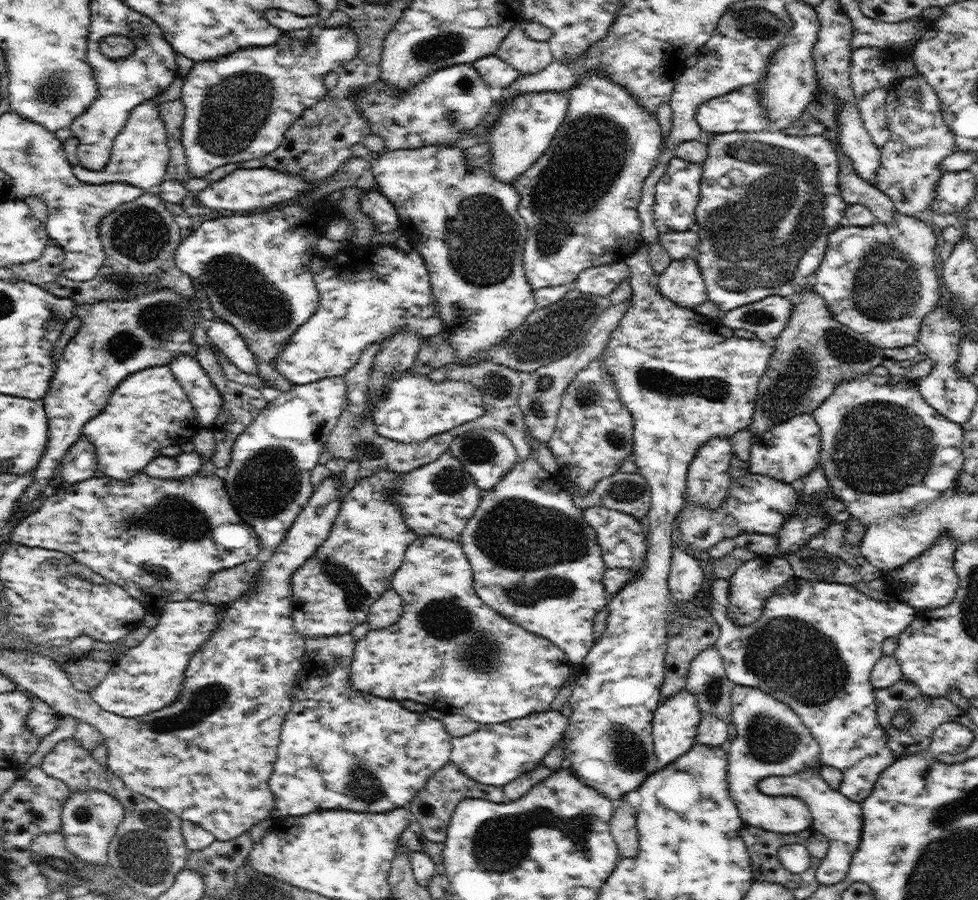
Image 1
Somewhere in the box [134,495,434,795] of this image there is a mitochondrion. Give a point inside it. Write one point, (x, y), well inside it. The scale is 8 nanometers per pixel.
(209, 697)

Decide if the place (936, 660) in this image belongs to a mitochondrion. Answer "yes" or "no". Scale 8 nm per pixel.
no

